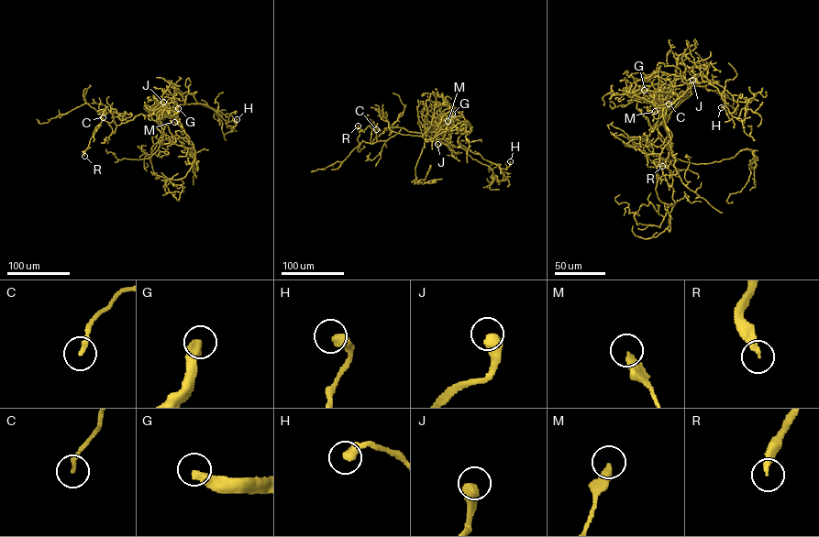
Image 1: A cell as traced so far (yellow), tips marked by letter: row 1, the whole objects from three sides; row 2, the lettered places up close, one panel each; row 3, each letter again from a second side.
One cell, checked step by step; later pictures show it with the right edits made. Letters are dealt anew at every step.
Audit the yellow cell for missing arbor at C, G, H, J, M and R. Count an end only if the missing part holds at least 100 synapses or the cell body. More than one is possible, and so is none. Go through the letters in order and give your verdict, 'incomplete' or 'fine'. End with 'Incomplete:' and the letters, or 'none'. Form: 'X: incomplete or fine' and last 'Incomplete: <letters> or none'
C: fine
G: incomplete
H: fine
J: incomplete
M: fine
R: incomplete
Incomplete: G, J, R

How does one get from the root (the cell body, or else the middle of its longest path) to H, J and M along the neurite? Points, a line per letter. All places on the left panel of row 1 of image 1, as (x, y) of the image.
H: (171, 115), (169, 110), (178, 104), (201, 104), (216, 112), (226, 126), (236, 126), (237, 119)
J: (171, 115), (161, 109), (163, 102)
M: (171, 115), (182, 126), (180, 122), (177, 121), (177, 125), (174, 122)

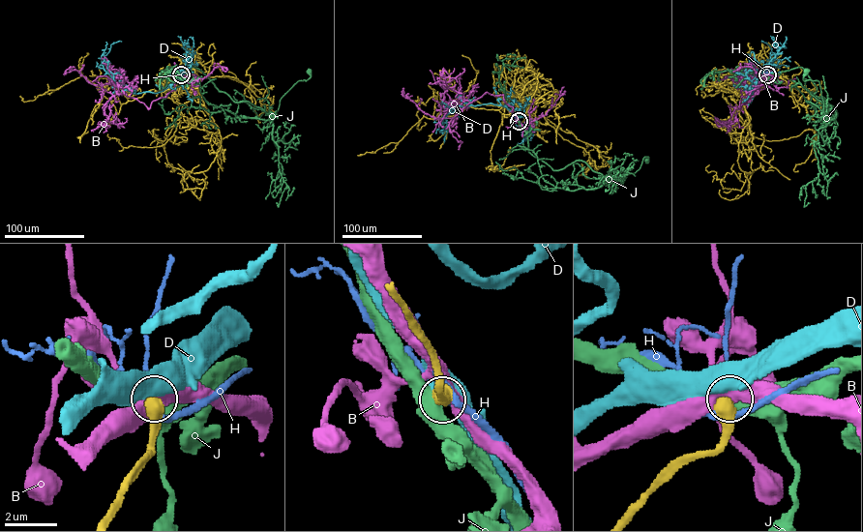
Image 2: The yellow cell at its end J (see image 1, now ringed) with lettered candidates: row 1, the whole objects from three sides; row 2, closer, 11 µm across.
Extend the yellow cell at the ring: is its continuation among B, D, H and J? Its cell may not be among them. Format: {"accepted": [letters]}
{"accepted": []}

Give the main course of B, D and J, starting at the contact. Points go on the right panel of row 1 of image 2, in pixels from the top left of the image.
B: (767, 74), (741, 97), (738, 109), (756, 94), (752, 88), (749, 100), (736, 107), (729, 122), (715, 118)
D: (767, 74), (760, 76), (750, 93), (777, 55), (763, 42)
J: (767, 74), (802, 67), (817, 87), (807, 102), (818, 106), (826, 119), (819, 82), (804, 80), (806, 73)

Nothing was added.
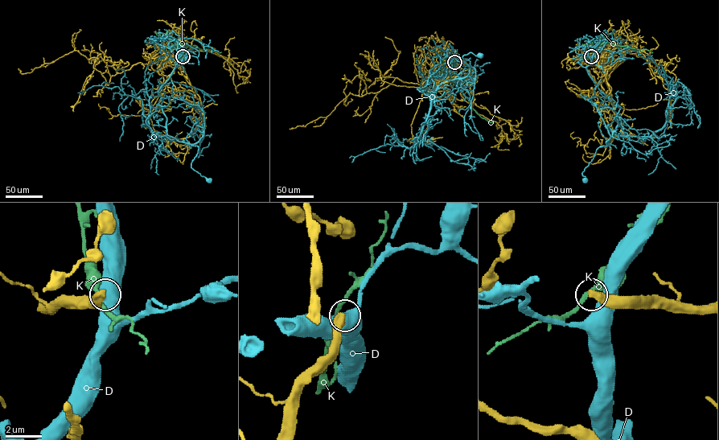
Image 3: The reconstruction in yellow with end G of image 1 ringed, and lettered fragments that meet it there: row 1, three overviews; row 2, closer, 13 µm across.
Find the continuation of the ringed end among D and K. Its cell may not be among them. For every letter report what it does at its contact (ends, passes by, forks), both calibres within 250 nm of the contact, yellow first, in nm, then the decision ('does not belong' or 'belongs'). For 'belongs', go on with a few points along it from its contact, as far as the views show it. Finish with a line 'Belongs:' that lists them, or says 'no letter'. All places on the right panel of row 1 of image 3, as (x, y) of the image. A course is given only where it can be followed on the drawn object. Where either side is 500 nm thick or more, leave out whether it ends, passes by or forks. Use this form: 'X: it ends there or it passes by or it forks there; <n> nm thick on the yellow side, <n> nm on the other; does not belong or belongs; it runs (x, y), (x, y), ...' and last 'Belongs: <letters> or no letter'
D: 700 nm thick on the yellow side, 600 nm on the other; does not belong
K: 500 nm thick on the yellow side, 340 nm on the other; does not belong
Belongs: no letter

